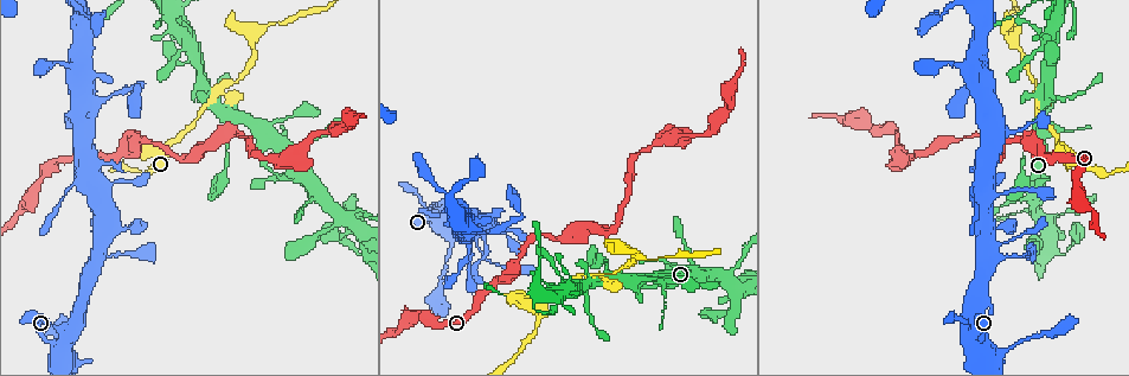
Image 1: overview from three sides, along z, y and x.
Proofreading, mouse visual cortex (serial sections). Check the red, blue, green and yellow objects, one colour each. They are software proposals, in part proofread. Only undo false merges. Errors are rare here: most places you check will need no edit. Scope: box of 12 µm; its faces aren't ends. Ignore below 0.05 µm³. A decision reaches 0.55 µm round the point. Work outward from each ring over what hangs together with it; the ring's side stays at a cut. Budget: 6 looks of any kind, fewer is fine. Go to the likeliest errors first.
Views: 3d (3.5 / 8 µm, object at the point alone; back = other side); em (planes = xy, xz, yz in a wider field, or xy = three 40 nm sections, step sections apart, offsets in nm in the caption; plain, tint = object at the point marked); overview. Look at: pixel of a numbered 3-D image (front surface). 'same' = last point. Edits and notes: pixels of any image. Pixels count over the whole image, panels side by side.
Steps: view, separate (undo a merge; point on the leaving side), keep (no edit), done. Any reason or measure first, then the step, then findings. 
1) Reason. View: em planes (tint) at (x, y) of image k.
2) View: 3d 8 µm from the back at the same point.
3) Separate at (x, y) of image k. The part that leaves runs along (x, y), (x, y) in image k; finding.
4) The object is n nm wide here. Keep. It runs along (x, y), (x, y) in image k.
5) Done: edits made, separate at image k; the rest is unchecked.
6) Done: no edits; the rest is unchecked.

Sharp bend. View: 3d 3.5 µm from the back at (1037, 91) of image 1.

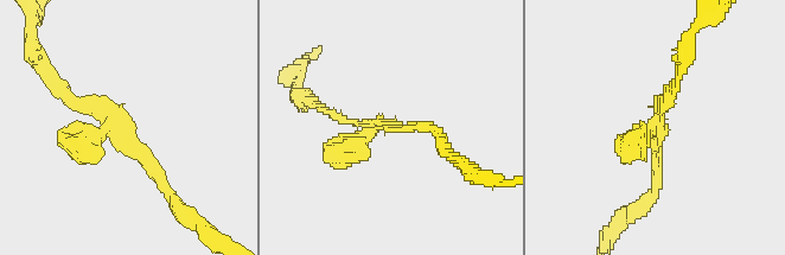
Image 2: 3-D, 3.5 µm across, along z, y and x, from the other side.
View: em planes (tint) at (661, 130) of image 2.

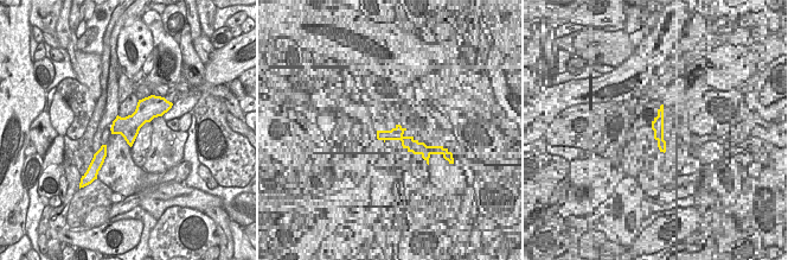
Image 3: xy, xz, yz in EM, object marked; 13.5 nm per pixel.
Keep. It runs along (166, 191), (101, 110), (53, 81) in image 2; continuous, no second cell.

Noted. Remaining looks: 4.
Abrupt turn. View: 3d 3.5 µm at (231, 132) of image 1.

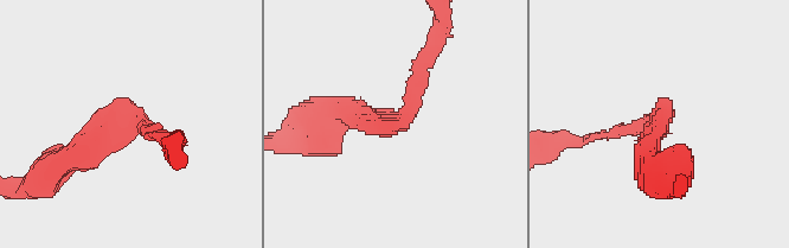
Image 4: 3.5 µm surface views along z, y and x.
Need the tissue. View: em xy step 1 (tint) at (127, 121) of image 4.

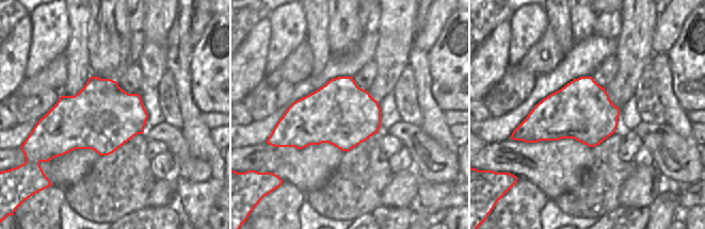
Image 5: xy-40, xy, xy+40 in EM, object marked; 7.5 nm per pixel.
The arms are 200, 350 nm wide. Keep. Continuous, no second cell.

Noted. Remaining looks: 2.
Done: no edits; the rest is unchecked.

